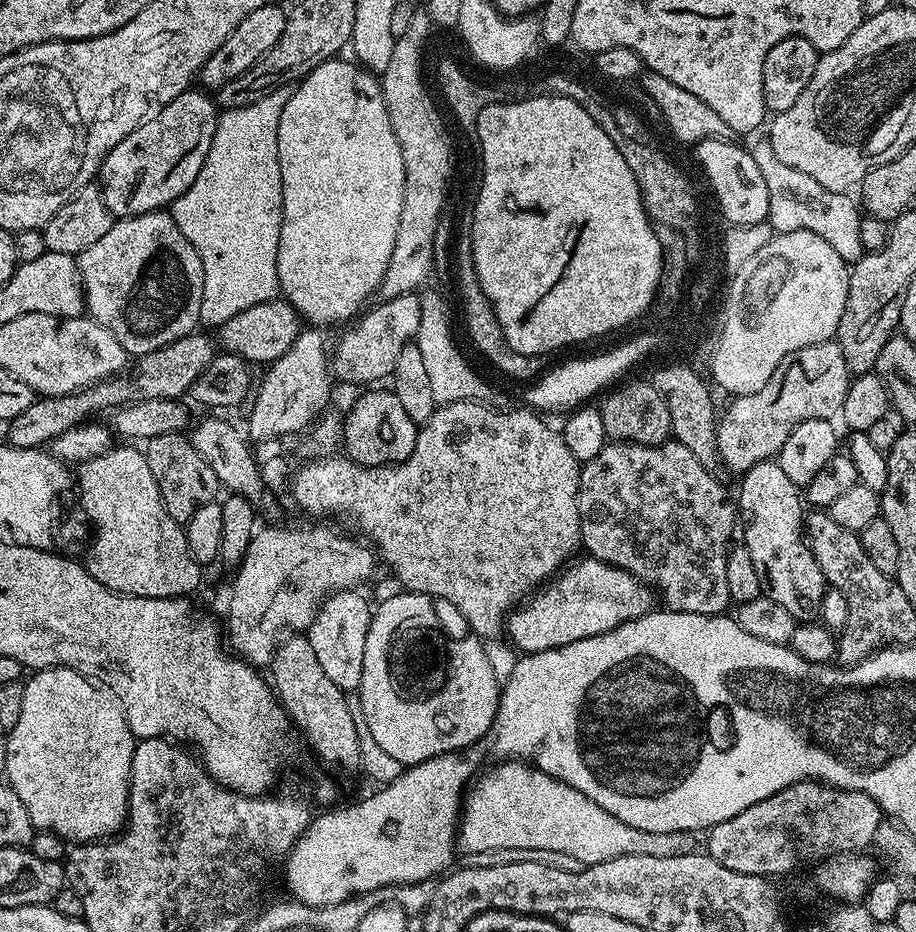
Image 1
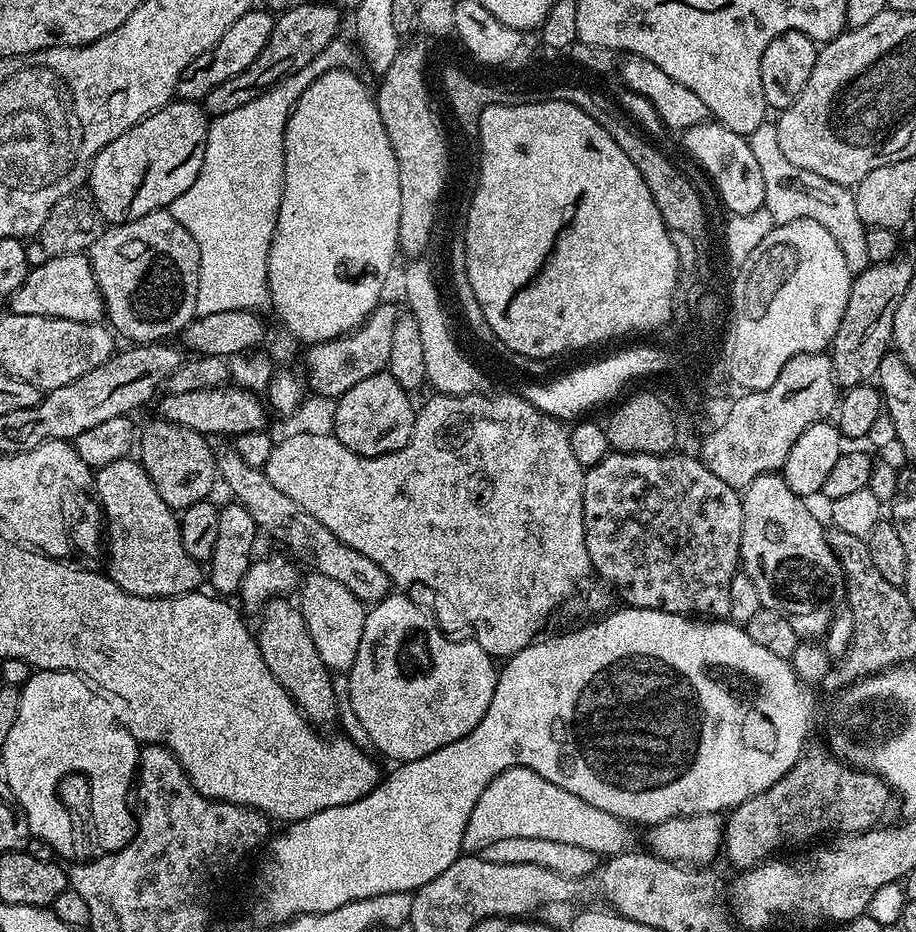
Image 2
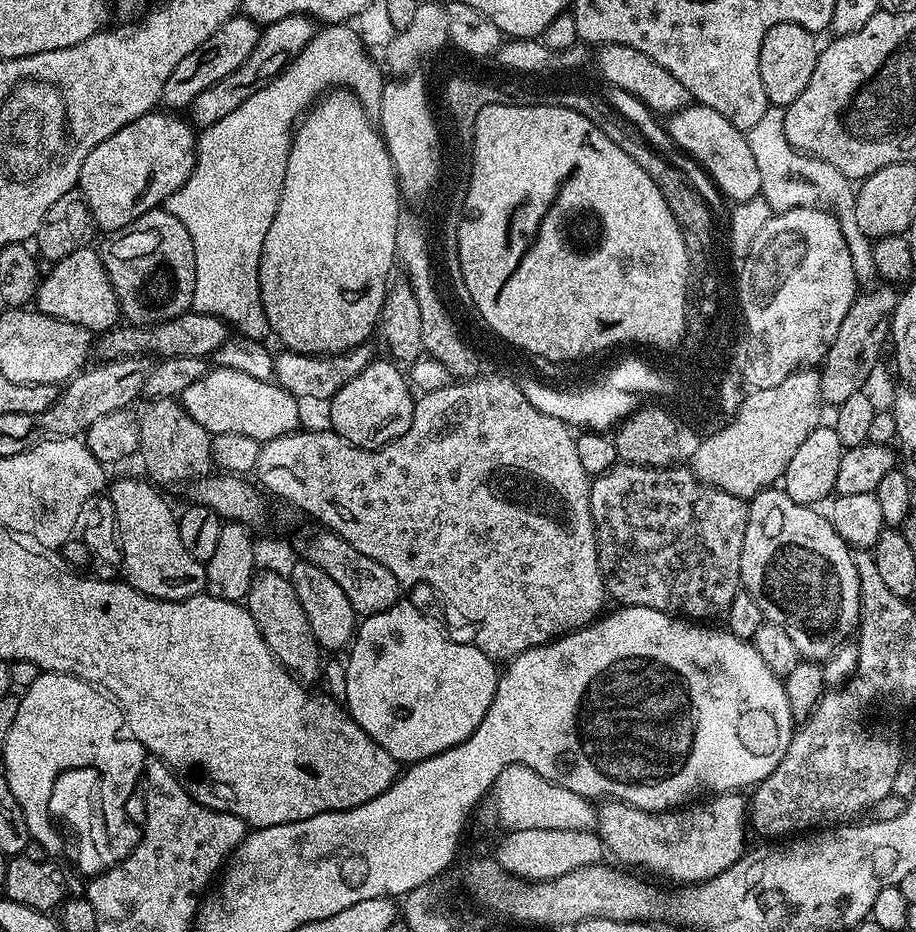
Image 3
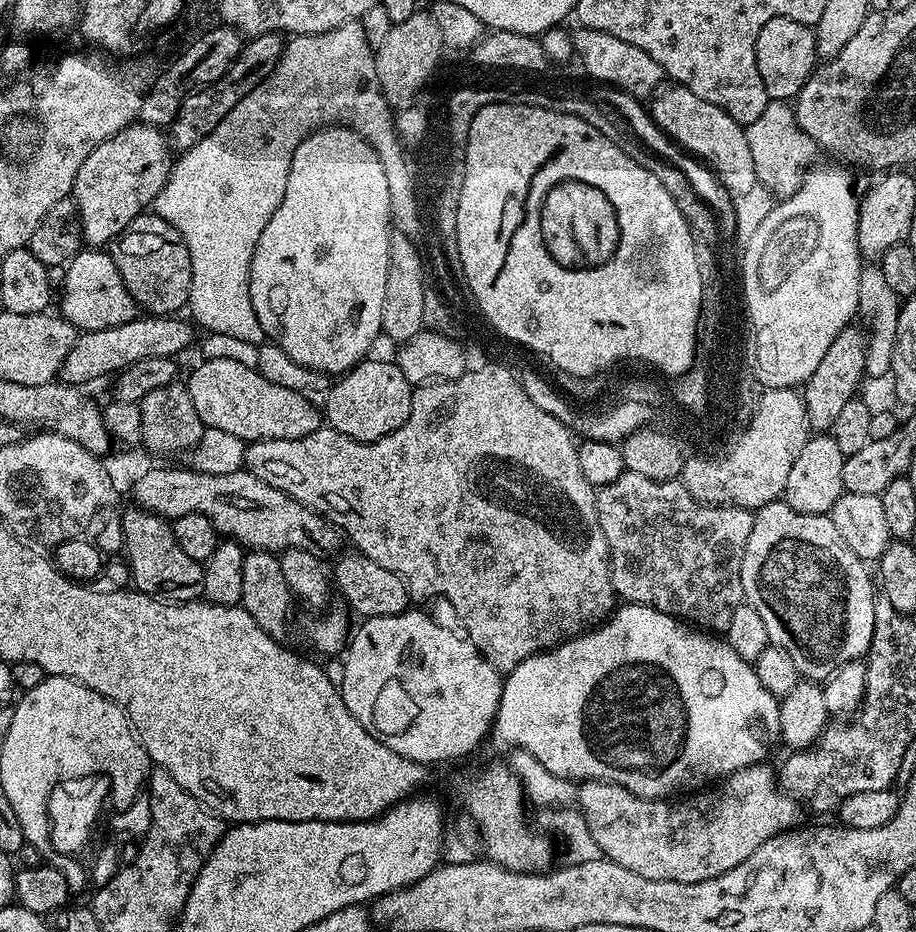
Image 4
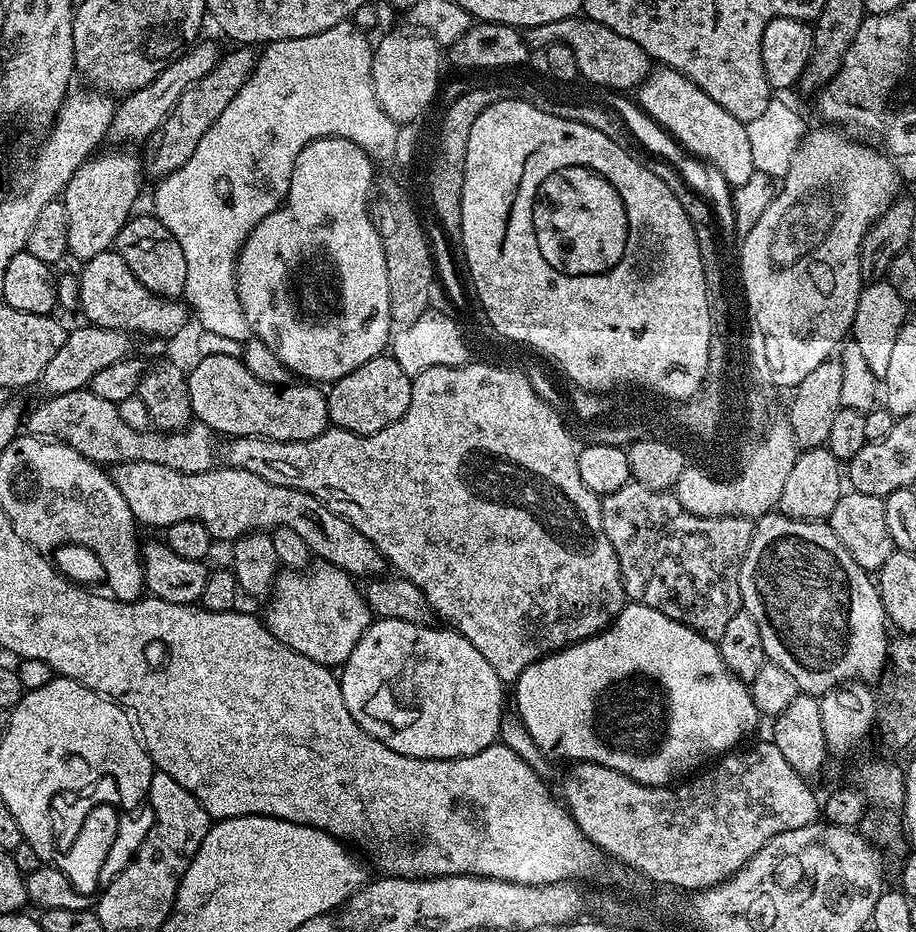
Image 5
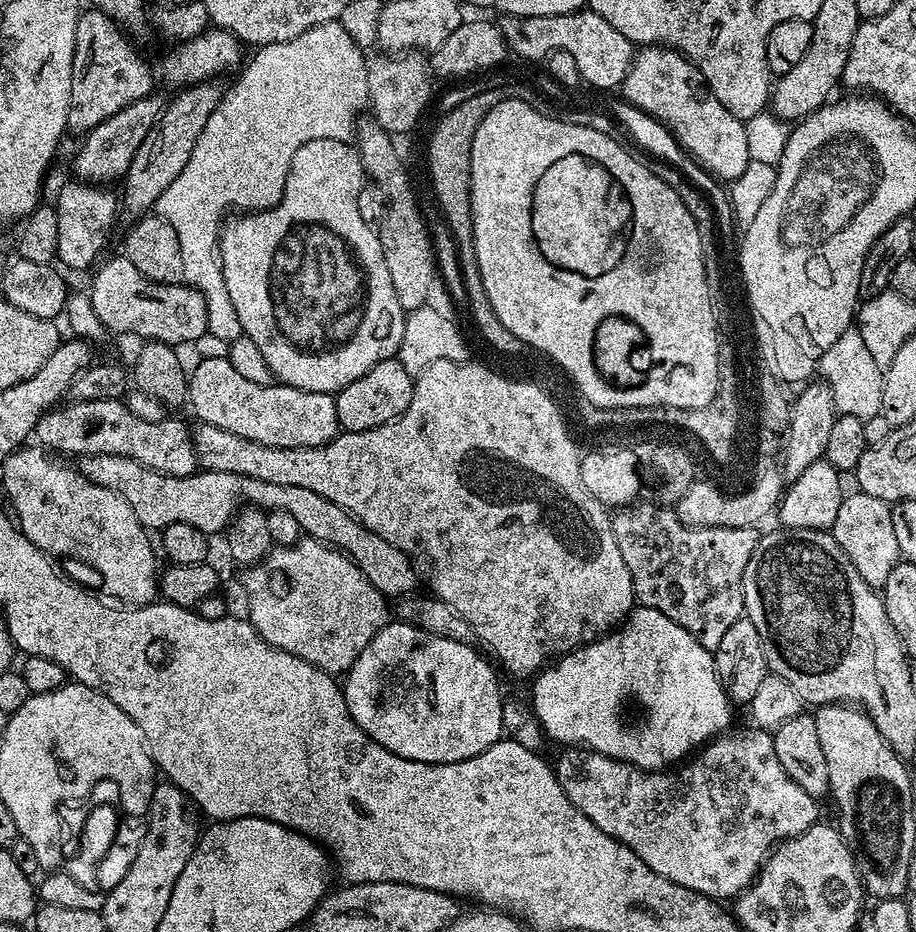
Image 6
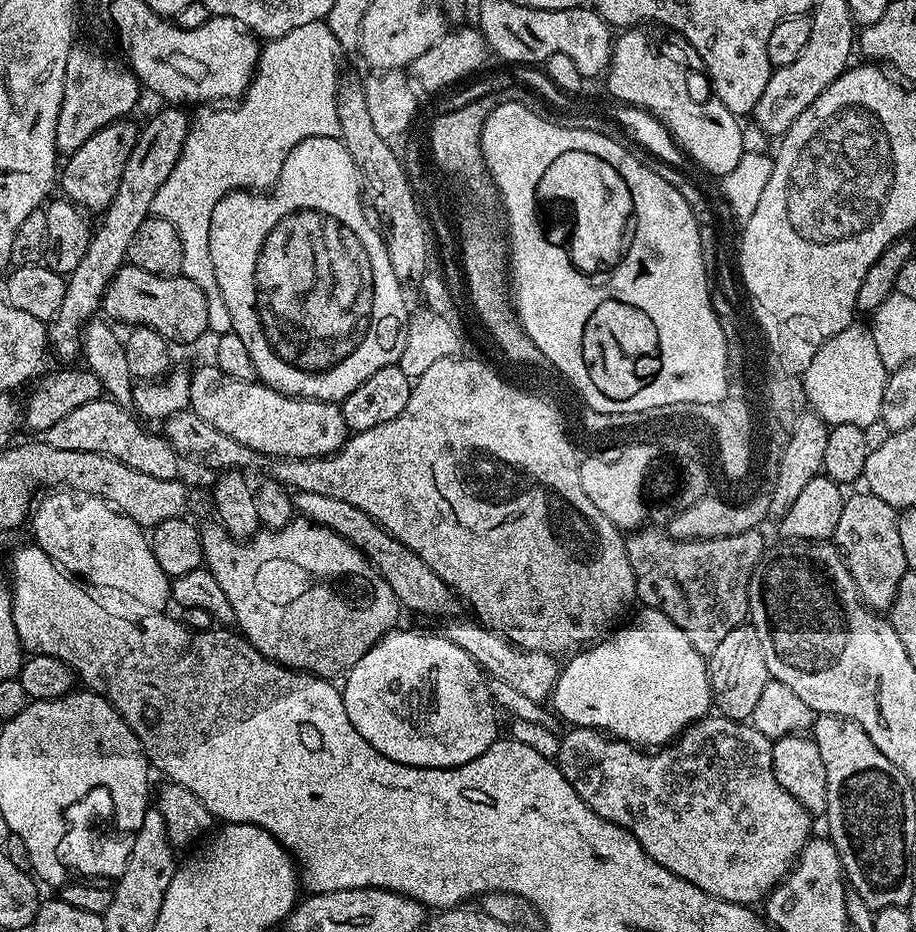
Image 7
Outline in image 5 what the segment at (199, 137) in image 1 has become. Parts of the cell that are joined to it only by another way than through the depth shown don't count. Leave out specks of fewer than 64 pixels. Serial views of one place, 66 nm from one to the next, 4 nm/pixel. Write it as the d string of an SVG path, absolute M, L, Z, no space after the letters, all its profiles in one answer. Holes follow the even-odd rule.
M128 150L108 151L112 152L101 151L78 166L62 193L68 223L68 256L77 262L94 258L94 254L107 252L115 245L140 196L141 157L137 153L135 156L132 152L124 152Z

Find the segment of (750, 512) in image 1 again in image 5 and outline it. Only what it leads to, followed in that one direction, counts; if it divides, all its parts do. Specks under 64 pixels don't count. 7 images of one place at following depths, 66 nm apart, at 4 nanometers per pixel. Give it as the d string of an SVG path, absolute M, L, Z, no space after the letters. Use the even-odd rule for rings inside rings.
M773 510L767 516L760 517L756 524L756 532L750 542L750 550L746 550L746 558L742 562L740 571L740 603L743 611L749 612L758 622L758 630L762 633L762 646L765 657L771 663L782 667L797 683L799 691L817 698L824 695L831 688L839 688L841 684L849 682L872 682L872 679L879 677L885 671L888 662L888 646L890 643L890 625L884 615L884 607L880 601L880 589L877 581L869 573L864 571L854 558L850 558L850 550L838 542L834 530L828 527L827 523L818 520L795 520L789 516Z

